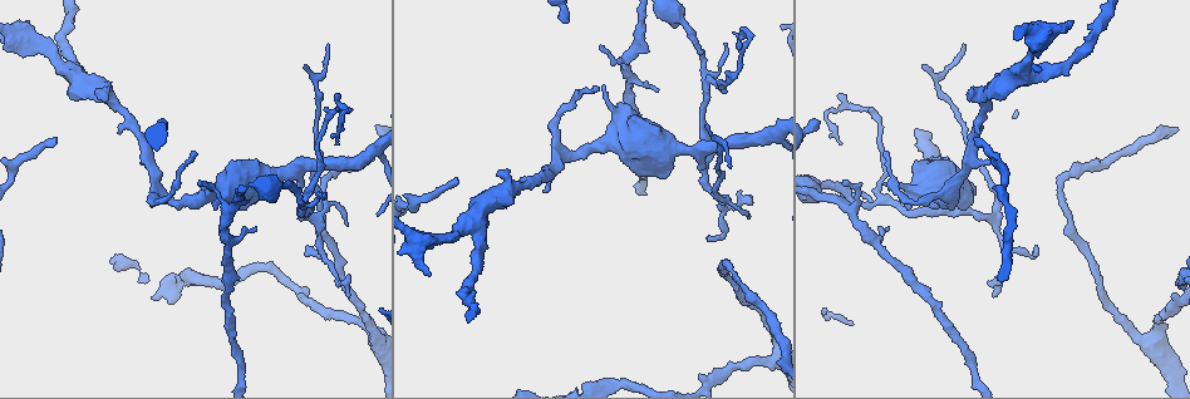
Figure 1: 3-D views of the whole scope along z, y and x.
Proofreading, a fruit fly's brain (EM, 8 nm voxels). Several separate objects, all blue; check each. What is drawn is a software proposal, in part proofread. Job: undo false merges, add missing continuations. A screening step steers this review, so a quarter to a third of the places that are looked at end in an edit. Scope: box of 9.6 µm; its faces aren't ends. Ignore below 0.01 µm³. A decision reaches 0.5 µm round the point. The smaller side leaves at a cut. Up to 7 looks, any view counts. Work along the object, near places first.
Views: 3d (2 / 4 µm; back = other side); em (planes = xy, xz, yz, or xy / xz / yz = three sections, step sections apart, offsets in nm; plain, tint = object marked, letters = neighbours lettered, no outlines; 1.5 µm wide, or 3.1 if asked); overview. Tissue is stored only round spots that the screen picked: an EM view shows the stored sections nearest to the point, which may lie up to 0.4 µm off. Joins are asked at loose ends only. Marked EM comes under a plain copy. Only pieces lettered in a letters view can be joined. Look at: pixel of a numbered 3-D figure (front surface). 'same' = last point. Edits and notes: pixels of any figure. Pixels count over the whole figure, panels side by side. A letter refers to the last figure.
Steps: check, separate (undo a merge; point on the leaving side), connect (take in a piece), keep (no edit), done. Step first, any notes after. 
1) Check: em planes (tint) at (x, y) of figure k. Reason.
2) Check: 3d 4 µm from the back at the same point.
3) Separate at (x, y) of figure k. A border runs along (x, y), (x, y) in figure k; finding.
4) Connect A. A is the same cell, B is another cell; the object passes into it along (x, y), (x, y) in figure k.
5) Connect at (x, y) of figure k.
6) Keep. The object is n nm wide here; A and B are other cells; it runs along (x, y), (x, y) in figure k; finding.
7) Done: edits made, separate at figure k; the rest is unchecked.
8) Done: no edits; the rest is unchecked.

Check: em xz step 8 (tint) at (1073, 20) of figure 1. An open end.

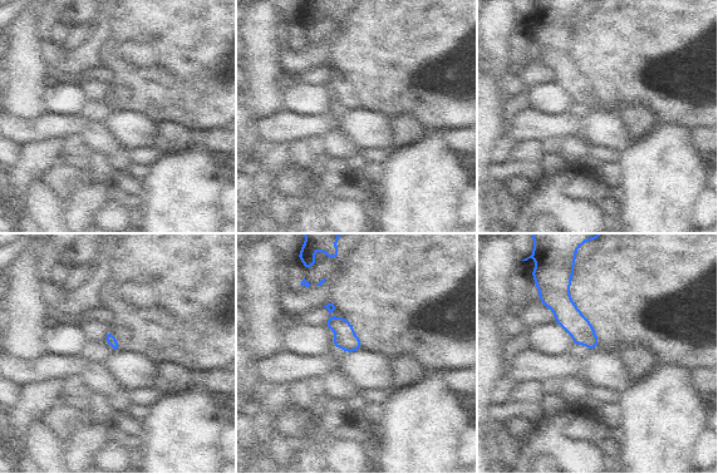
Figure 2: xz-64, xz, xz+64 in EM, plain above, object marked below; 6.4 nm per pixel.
Check: em yz step 4 (tint) at the same point.

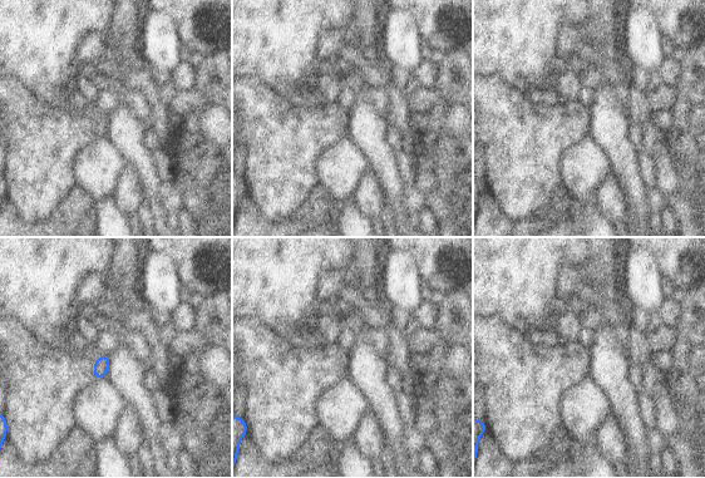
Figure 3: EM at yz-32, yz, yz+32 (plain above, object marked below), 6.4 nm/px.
Check: em yz step 4 (letters) at the same point.

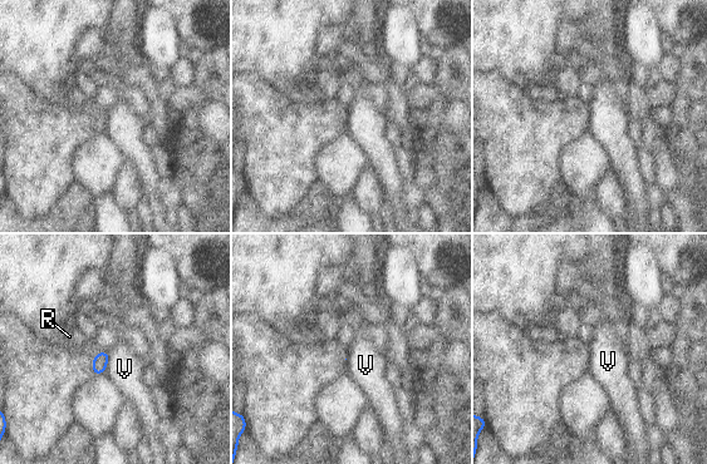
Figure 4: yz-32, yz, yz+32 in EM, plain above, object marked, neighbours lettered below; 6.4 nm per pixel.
Keep. R and V are other cells; a border runs along (109, 353), (107, 366), (103, 371) in figure 4; none of them fits.

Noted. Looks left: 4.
Check: 3d 2 µm at (311, 217) of figure 1. Three arms meet.

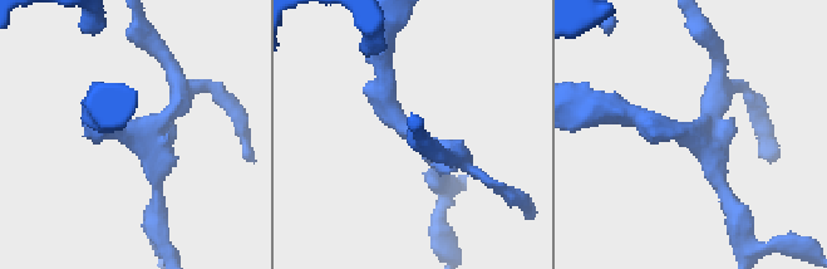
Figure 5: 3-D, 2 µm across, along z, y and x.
Check: em yz step 8 (letters) at (693, 131) of figure 5. Now the EM.

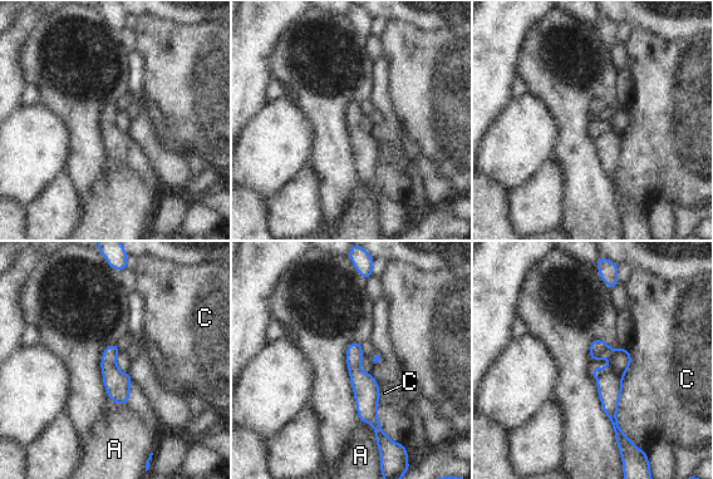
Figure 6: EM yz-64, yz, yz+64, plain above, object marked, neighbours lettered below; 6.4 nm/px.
Keep. The object is 130 nm wide here; A and C are other cells; it runs along (355, 345), (354, 370), (375, 423) in figure 6; one cell here.

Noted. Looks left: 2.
Check: em planes (tint) at (164, 193) of figure 1. Abrupt turn.

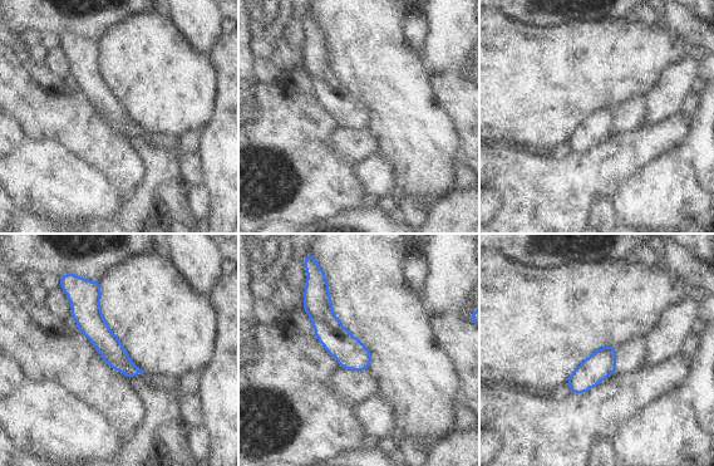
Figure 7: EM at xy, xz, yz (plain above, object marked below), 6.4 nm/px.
Check: em planes (letters) at the same point. What lies round it.

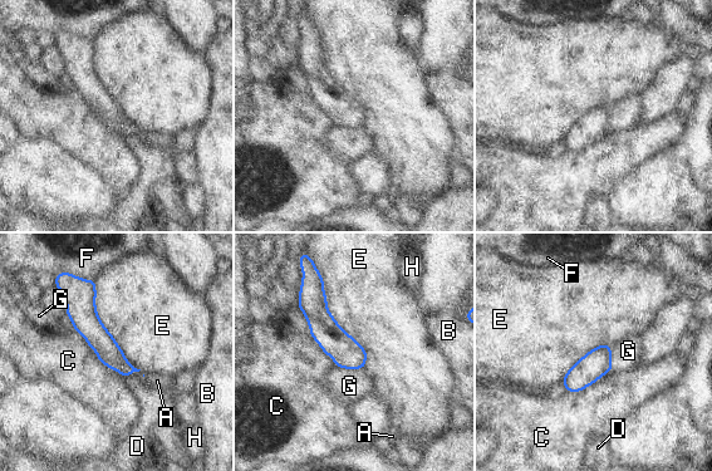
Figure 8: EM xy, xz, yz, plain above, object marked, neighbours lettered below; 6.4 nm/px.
Keep. A, B, C, D, E, F, G and H are other cells; all the same cell.

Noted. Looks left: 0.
Done: no edits; the rest is unchecked.

